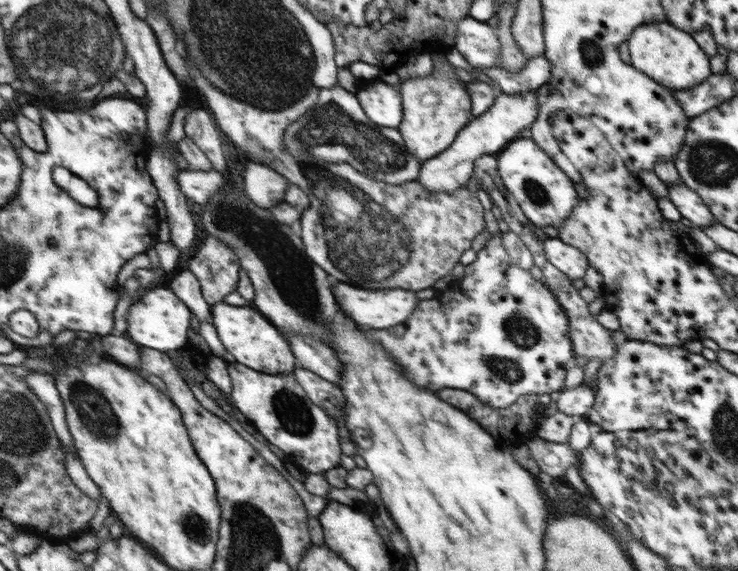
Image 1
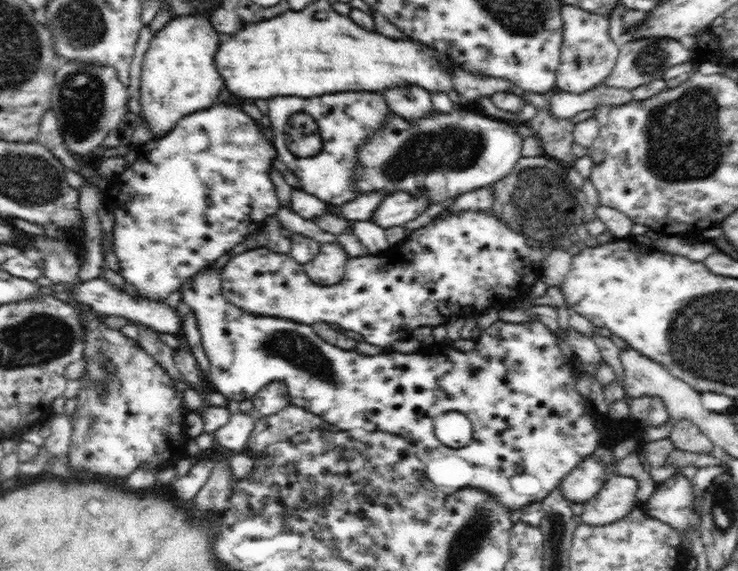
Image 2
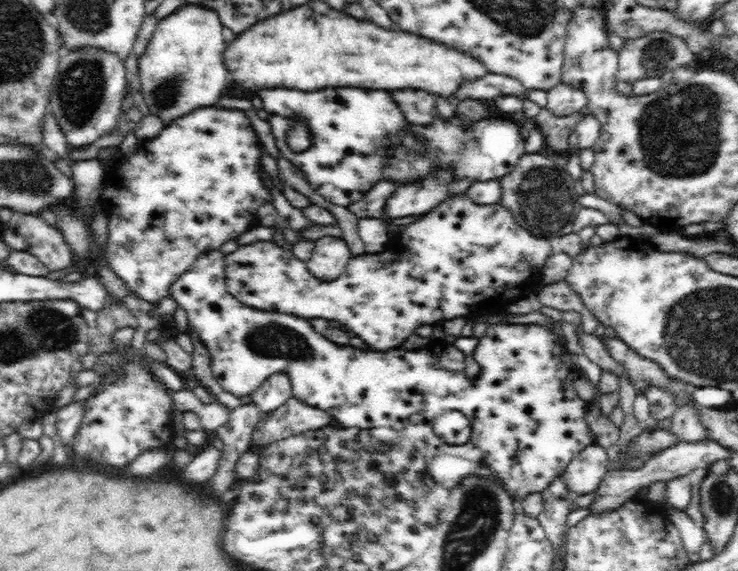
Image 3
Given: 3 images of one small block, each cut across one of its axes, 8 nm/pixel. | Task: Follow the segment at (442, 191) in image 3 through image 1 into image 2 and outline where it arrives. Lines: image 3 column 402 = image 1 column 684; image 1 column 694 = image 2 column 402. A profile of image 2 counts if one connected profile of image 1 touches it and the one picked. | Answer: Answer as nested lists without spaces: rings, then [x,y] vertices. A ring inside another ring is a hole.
[[[402,191],[388,195],[376,207],[371,220],[382,229],[404,227],[407,222],[418,218],[428,208],[423,198],[418,199]]]

